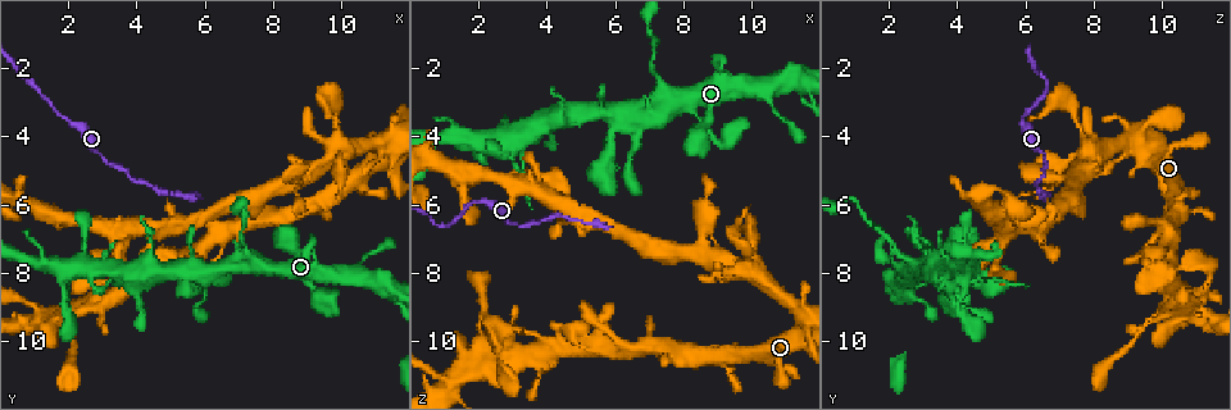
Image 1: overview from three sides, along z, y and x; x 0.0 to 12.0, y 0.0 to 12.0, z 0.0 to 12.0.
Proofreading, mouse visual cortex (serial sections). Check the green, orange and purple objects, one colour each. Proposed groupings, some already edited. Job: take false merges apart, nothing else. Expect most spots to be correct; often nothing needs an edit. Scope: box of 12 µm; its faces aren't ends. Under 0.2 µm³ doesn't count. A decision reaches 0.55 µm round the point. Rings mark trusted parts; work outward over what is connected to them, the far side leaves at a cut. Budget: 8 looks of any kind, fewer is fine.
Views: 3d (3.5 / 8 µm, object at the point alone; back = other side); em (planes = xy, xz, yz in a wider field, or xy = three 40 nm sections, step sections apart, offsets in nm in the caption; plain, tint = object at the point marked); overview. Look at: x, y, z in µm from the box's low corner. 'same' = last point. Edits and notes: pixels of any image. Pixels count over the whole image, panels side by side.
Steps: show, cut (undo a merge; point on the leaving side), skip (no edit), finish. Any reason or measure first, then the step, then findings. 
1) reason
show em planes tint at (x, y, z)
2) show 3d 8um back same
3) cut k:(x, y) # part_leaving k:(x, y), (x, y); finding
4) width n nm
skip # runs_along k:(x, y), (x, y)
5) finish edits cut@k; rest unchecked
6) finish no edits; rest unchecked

four or more arms meet
show 3d 3.5um at (7.8, 7.8, 2.9)

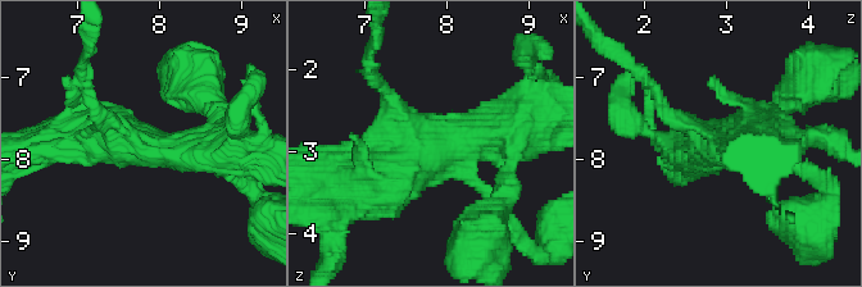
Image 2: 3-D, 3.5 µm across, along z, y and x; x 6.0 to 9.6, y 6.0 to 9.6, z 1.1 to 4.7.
arms 4; arm_widths 150, 200, 500, 600 nm; need the tissue
show em xy step 2 tint at (7.80, 7.85, 2.95)

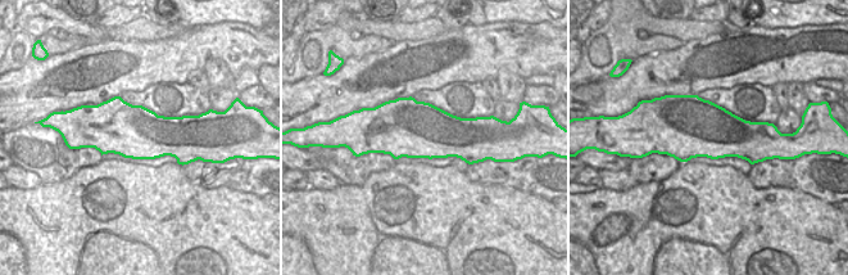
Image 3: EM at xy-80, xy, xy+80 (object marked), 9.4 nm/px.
skip # runs_along 2:(513, 130), (355, 180); continuous, no second cell

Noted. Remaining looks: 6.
sharp bend
show 3d 3.5um at (2.8, 8.2, 9.6)

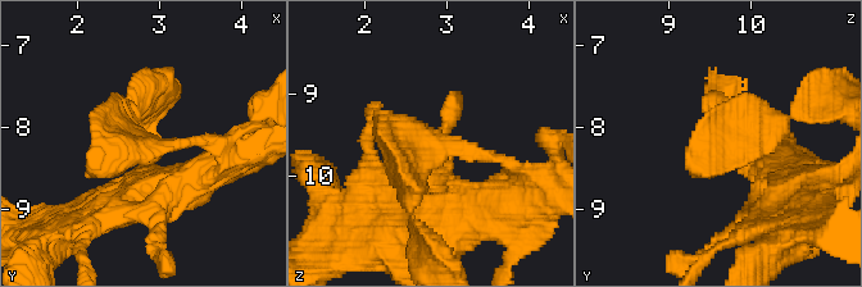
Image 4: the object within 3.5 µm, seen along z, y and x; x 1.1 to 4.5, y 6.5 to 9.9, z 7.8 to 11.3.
show em xy step 3 tint at (2.85, 8.20, 9.60)

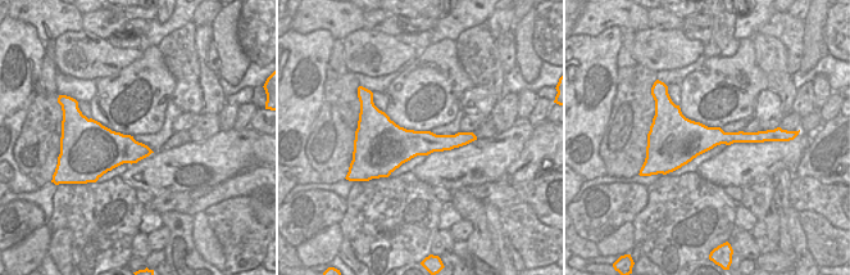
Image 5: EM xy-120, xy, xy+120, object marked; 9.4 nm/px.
skip # runs_along 4:(515, 168), (431, 145), (408, 210); continuous, no second cell

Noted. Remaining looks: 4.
looks like a crossing
show 3d 3.5um back at (1.3, 9.2, 11.1)

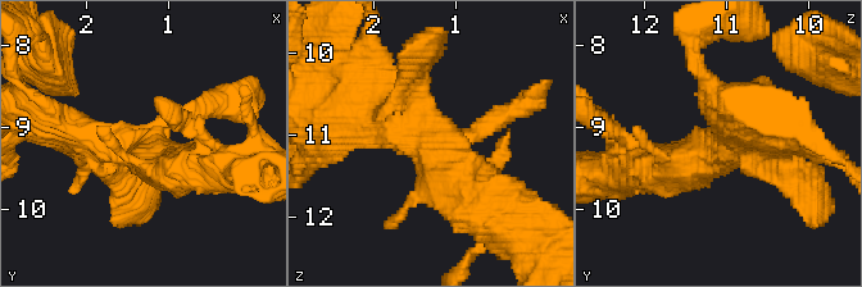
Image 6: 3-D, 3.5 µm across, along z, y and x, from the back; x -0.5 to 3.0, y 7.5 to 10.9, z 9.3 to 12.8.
arms 4; arm_widths 150, 200, 450, 600 nm; shape alone is not enough
show em planes tint at (1.25, 9.30, 11.15)

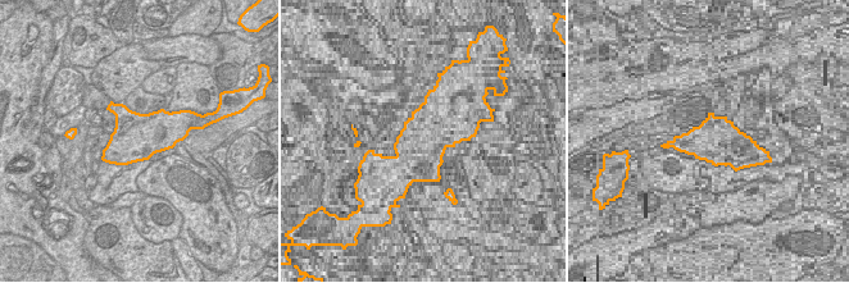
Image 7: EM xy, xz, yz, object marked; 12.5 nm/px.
skip # runs_along 6:(358, 117), (413, 136), (495, 203); all the same cell

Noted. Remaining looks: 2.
thick turns thin
show 3d 3.5um at (1.8, 3.5, 5.9)

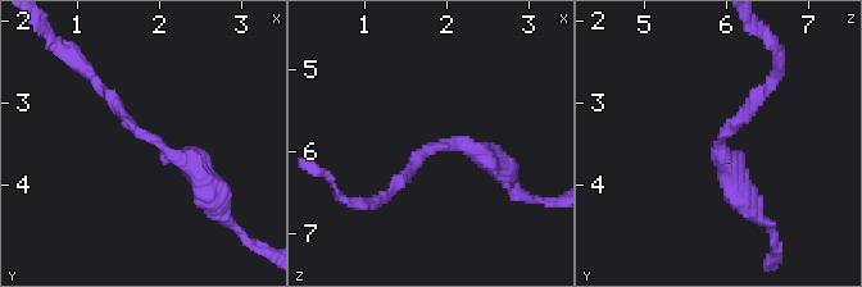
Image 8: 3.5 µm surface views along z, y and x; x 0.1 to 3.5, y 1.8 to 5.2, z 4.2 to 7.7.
show em xy step 3 tint at (1.90, 3.45, 5.95)

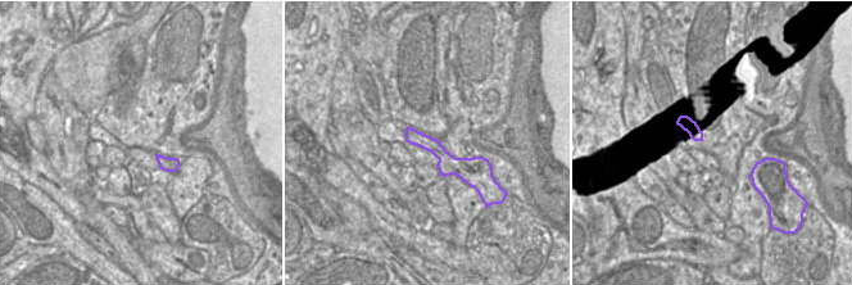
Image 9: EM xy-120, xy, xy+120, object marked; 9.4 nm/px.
skip # runs_along 8:(214, 188), (139, 133), (100, 86); all the same cell

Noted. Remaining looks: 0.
finish no edits; rest unchecked

